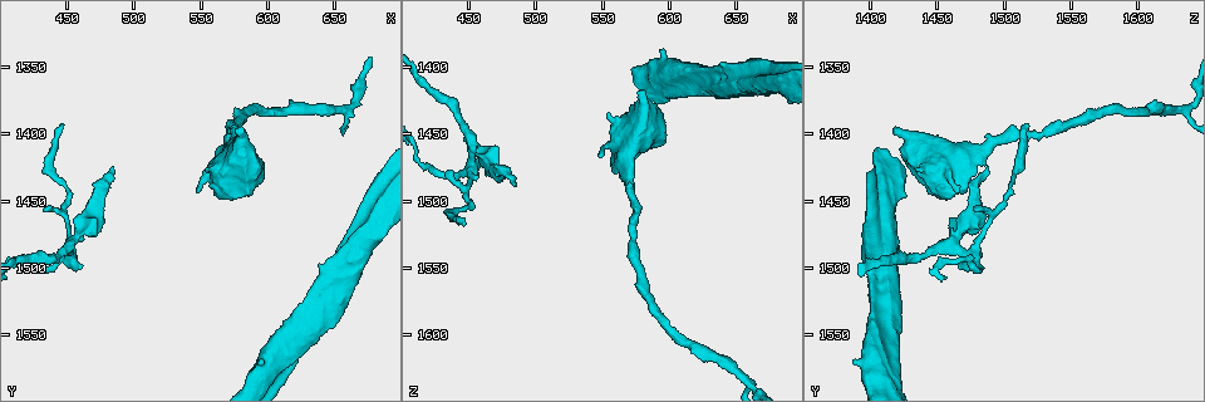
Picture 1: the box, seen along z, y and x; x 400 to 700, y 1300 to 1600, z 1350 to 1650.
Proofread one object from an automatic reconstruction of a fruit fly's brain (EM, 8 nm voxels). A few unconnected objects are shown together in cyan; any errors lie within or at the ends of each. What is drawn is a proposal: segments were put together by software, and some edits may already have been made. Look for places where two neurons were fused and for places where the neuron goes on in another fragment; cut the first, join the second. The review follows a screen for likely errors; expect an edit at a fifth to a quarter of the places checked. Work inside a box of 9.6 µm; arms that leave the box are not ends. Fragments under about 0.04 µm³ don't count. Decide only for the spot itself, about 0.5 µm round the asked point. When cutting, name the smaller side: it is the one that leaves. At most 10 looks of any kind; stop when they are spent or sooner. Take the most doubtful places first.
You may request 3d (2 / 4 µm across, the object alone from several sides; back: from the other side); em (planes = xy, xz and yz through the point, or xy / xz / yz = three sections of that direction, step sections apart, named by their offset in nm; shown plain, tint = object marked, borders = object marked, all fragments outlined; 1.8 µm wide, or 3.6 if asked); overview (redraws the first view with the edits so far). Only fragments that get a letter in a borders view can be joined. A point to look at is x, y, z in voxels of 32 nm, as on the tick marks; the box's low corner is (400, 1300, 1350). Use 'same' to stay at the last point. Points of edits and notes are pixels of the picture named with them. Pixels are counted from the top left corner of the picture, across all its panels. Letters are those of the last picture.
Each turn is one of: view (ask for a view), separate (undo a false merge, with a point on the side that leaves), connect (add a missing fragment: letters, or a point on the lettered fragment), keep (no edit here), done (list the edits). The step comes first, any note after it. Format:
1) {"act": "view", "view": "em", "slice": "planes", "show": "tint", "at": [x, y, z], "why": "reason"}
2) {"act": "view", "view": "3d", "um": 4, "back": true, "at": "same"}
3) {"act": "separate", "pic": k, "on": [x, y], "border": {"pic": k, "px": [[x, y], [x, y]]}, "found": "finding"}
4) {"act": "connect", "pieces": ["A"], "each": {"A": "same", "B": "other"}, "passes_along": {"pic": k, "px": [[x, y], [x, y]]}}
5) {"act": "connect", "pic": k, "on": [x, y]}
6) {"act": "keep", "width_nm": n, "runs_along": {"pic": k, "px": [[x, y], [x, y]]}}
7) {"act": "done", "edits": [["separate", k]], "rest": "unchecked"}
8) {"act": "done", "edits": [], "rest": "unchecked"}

{"act": "view", "view": "em", "slice": "xz", "step": 16, "show": "tint", "at": [484, 1426, 1490], "why": "an open end"}

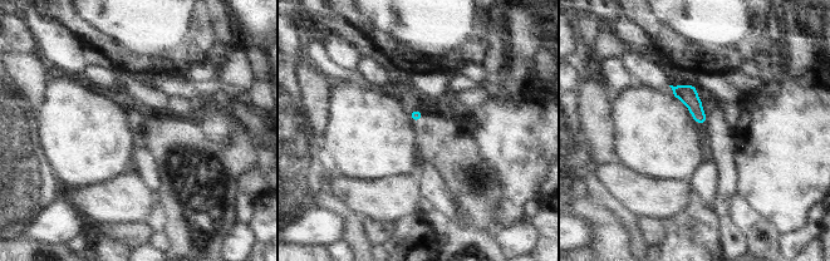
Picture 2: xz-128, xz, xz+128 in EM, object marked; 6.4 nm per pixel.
{"act": "view", "view": "em", "slice": "planes", "show": "borders", "at": "same", "why": "cut it another way"}

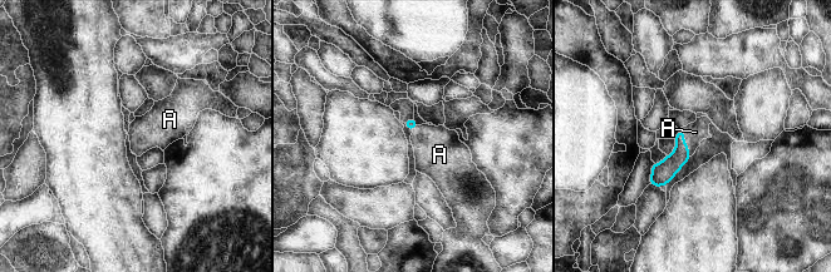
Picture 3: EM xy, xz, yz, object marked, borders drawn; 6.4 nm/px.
{"act": "connect", "pieces": ["A"], "each": {"A": "same"}, "passes_along": {"pic": 3, "px": [[662, 173], [686, 143], [696, 132]]}, "found": "the neuron continues"}

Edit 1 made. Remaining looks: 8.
{"act": "view", "view": "overview", "why": "redraw"}

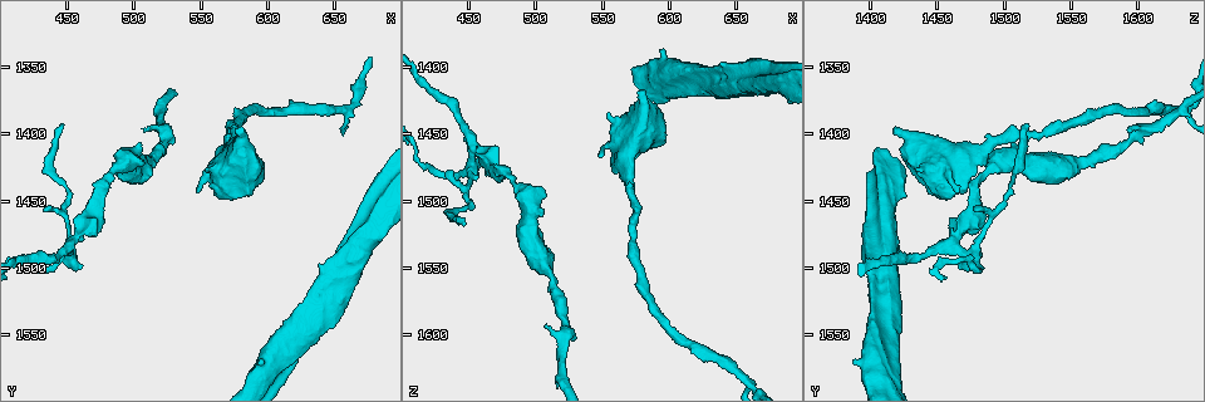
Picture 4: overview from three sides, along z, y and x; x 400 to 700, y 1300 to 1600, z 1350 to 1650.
{"act": "view", "view": "3d", "um": 4, "at": [448, 1392, 1518], "why": "branch stops here"}

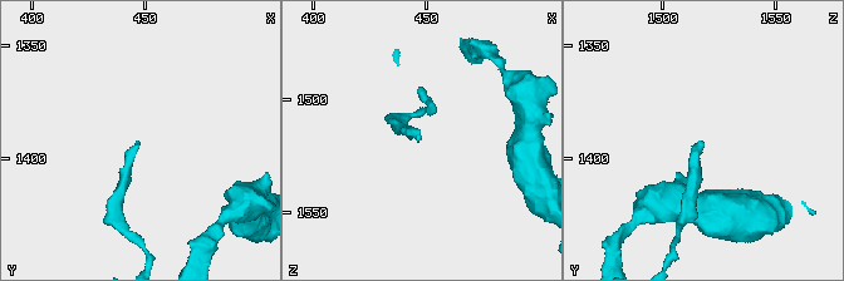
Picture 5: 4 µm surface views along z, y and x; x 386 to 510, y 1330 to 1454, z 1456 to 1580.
{"act": "view", "view": "em", "slice": "xz", "step": 16, "show": "tint", "at": [447, 1392, 1518]}

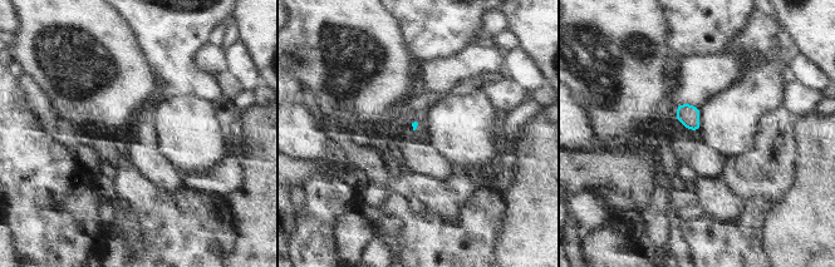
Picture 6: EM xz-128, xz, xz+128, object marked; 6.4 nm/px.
{"act": "view", "view": "em", "slice": "planes", "show": "borders", "at": "same"}

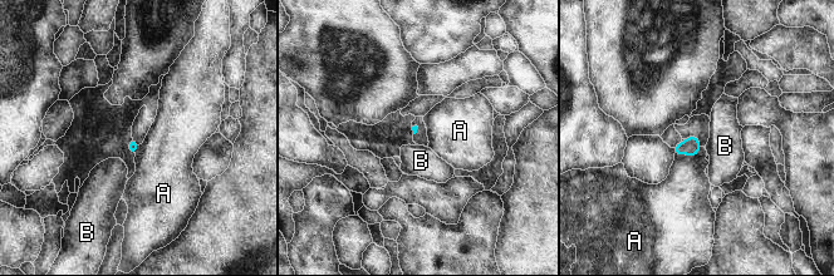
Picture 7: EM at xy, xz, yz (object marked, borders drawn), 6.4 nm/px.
{"act": "keep", "each": {"A": "other", "B": "other"}, "found": "none of them fits"}

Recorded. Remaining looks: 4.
{"act": "view", "view": "em", "slice": "xy", "step": 8, "show": "tint", "at": [596, 1570, 1386], "why": "branch stops here"}

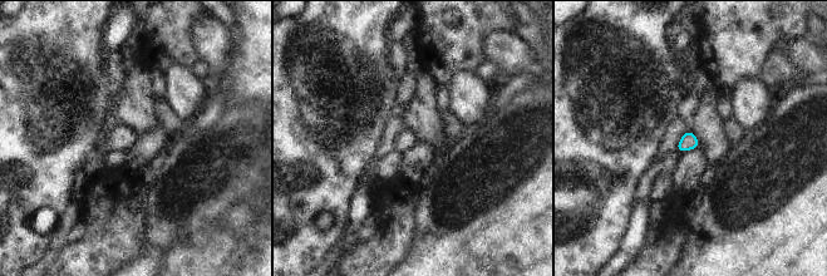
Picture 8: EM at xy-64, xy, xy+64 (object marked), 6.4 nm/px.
{"act": "view", "view": "em", "slice": "xz", "step": 8, "show": "borders", "at": "same", "why": "cut it another way"}

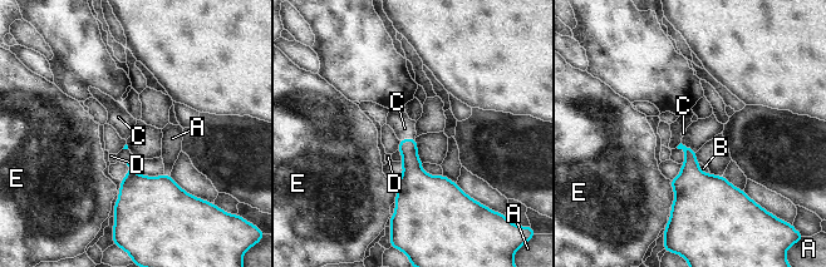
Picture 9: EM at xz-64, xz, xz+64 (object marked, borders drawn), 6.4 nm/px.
{"act": "connect", "pieces": ["C"], "each": {"A": "other", "B": "other", "C": "same", "D": "other", "E": "other"}, "passes_along": {"pic": 9, "px": [[413, 177], [407, 139], [404, 128]]}, "found": "it goes on there"}

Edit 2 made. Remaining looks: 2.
{"act": "view", "view": "em", "slice": "xz", "step": 16, "show": "borders", "at": [508, 1398, 1594], "why": "branch stops here"}

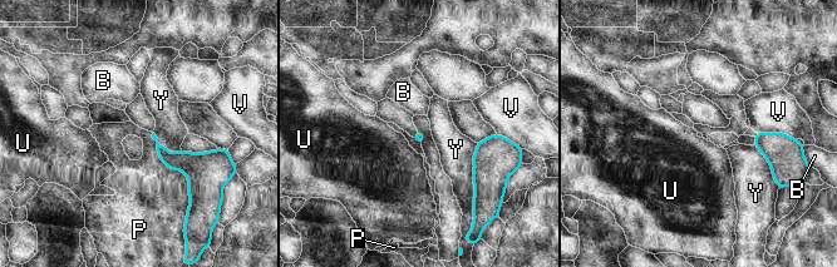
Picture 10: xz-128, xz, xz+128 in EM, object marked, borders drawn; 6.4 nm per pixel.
{"act": "view", "view": "em", "slice": "planes", "show": "borders", "at": "same", "why": "another direction"}

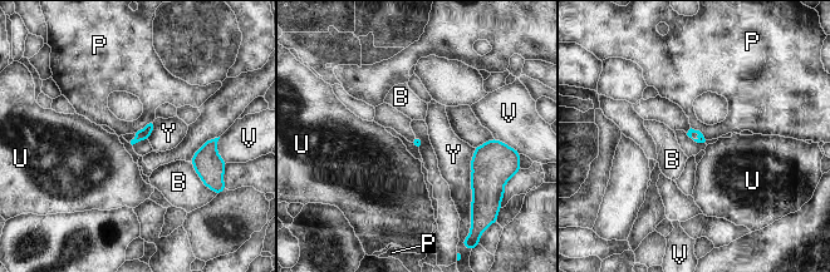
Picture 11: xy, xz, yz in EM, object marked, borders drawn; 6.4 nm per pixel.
{"act": "keep", "each": {"B": "other", "P": "other", "U": "other", "V": "other", "Y": "other"}, "found": "no lettered fragment goes on from it"}

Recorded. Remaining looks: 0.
{"act": "done", "edits": [["connect", 3], ["connect", 9]], "rest": "unchecked"}

